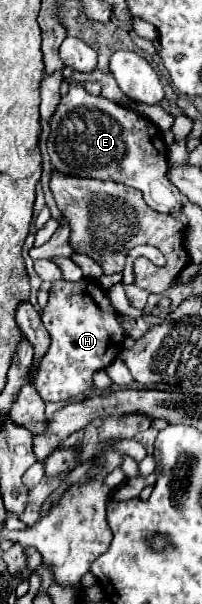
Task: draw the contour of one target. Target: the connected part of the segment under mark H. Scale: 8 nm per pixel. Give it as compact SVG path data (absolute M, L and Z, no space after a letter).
M87 279L79 283L55 281L49 303L43 309L43 323L51 335L51 347L39 369L35 371L35 367L31 367L31 371L35 373L35 389L45 403L69 401L71 397L91 391L93 373L115 361L127 339L107 293Z

